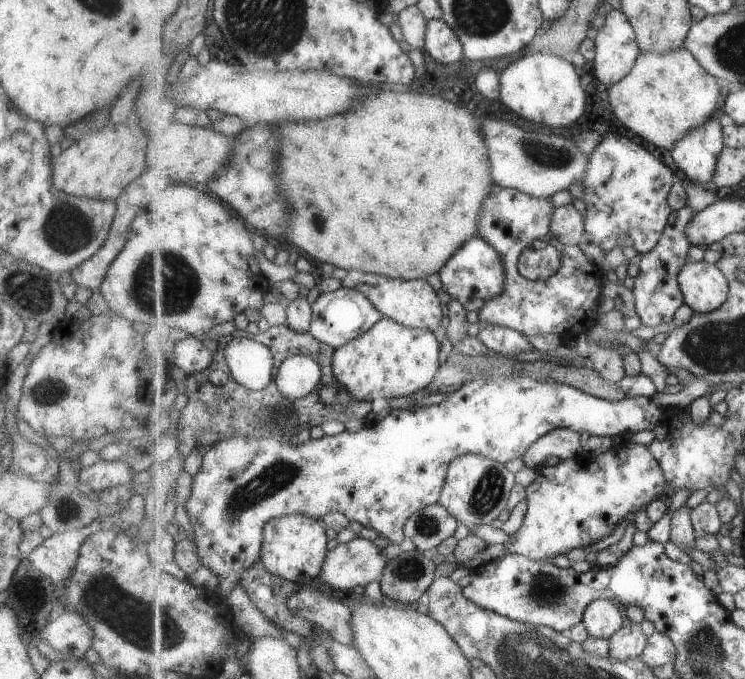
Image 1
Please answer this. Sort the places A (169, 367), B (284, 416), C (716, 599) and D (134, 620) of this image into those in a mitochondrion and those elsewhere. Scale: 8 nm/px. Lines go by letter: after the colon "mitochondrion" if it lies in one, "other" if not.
A: other
B: mitochondrion
C: other
D: mitochondrion

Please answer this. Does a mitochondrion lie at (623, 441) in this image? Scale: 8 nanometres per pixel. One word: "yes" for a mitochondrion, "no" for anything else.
no

